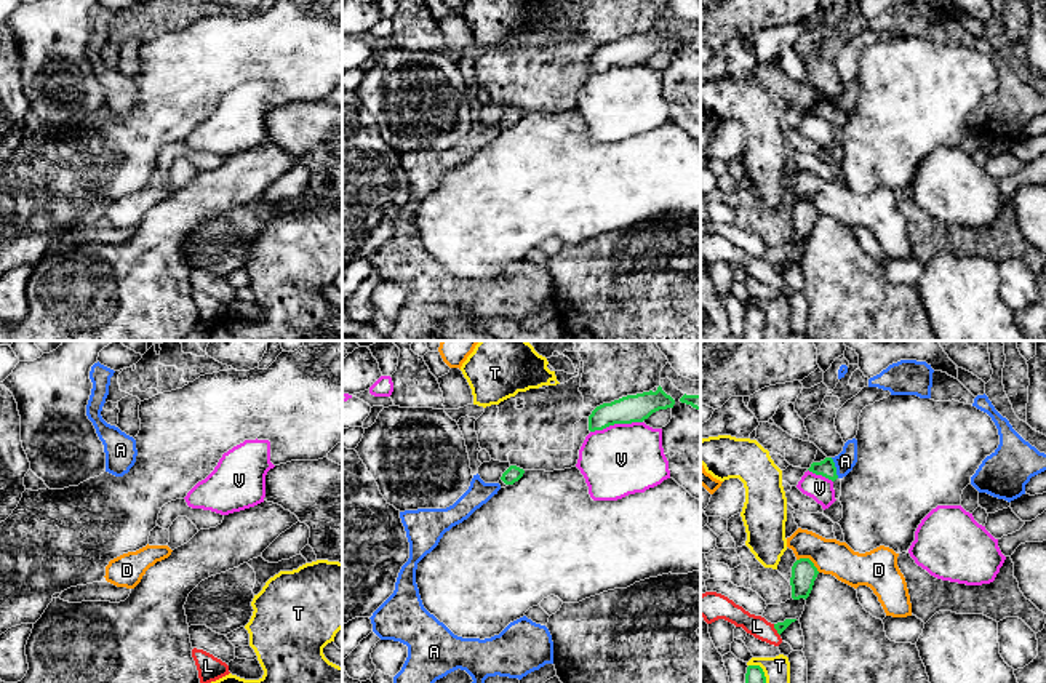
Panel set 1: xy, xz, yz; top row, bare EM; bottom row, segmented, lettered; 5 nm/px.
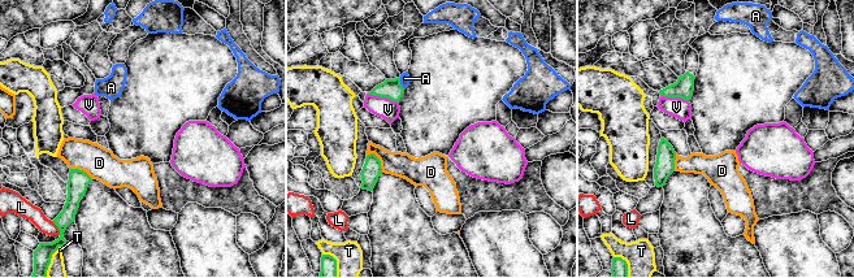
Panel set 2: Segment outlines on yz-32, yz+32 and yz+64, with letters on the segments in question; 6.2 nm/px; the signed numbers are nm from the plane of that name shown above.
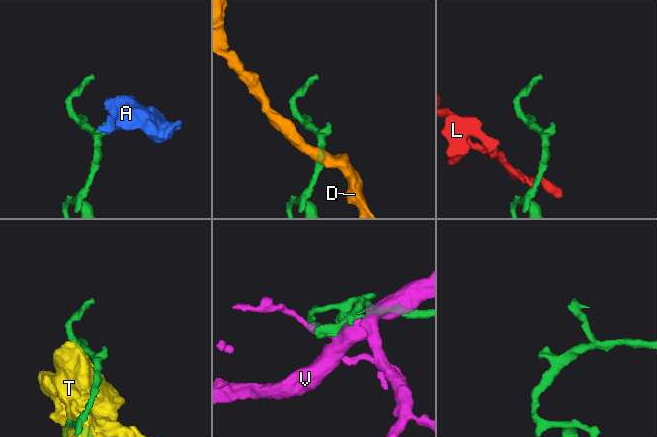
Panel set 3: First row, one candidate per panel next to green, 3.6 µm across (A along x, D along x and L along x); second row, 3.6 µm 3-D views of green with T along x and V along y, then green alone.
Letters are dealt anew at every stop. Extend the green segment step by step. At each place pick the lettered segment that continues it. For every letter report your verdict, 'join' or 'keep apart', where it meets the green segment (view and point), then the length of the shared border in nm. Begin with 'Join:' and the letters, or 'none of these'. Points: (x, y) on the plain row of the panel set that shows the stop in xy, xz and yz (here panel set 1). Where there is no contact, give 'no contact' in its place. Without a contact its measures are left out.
Join: none of these
A: keep apart; meets green in yz at (835, 109); contact 110 nm long
D: keep apart; meets green in yz at (810, 202); contact 140 nm long
L: keep apart; meets green in yz at (776, 271); contact 70 nm long
T: keep apart; meets green in yz at (765, 319); contact 190 nm long
V: keep apart; meets green in xz at (616, 64); contact 280 nm long

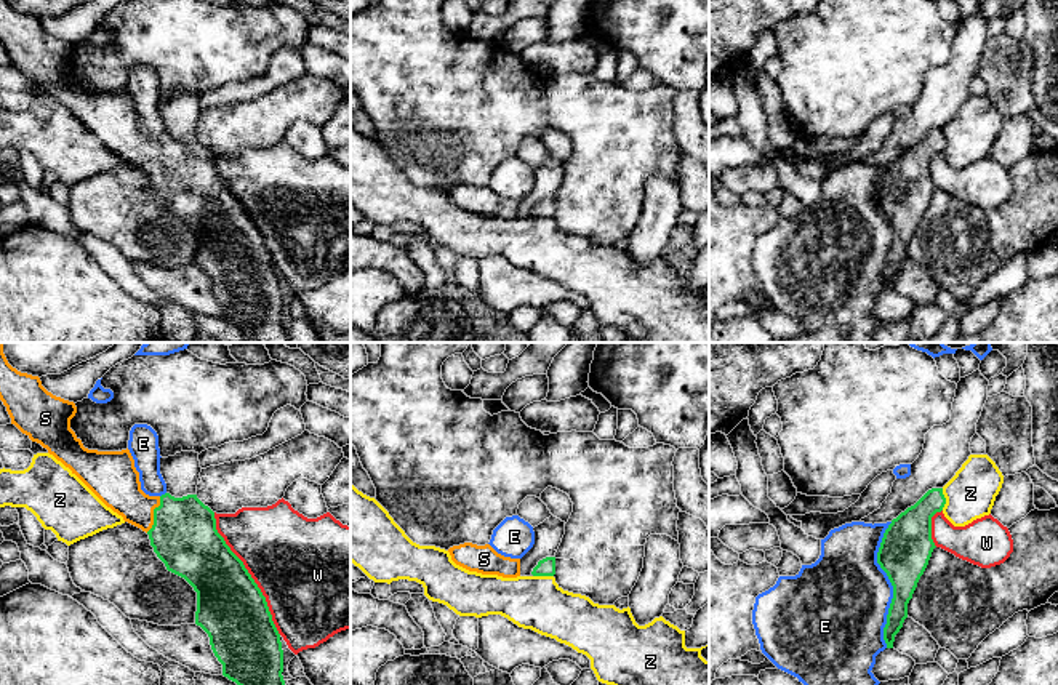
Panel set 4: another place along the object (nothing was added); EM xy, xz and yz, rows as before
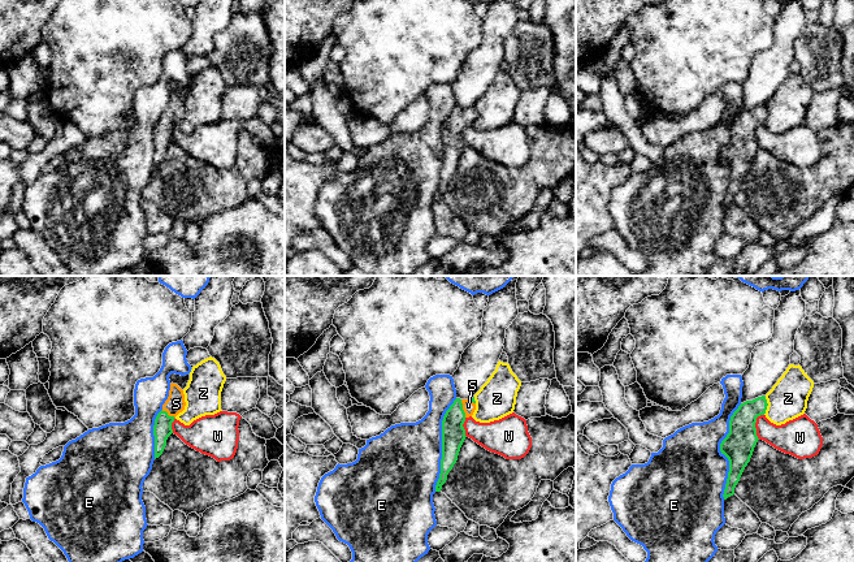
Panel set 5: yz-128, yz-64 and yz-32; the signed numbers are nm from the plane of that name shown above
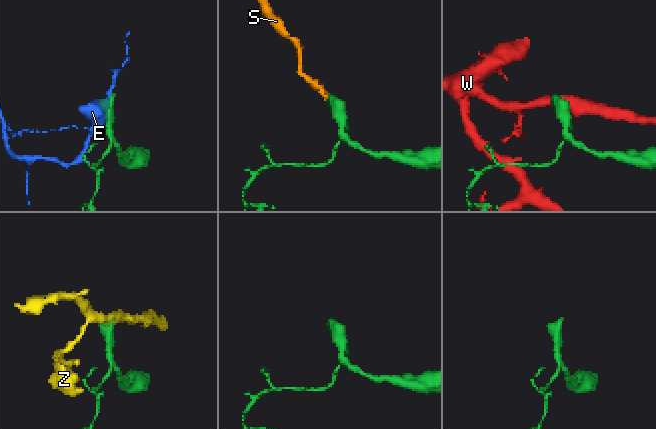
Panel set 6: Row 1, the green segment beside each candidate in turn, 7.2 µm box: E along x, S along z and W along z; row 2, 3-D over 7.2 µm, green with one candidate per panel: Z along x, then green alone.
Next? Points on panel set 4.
Join: S
E: keep apart; meets green in yz at (892, 226); contact 650 nm long
S: join; meets green in xy at (154, 156); contact 200 nm long
W: keep apart; meets green in xy at (248, 215); contact 700 nm long
Z: keep apart; meets green in yz at (945, 141); contact 110 nm long

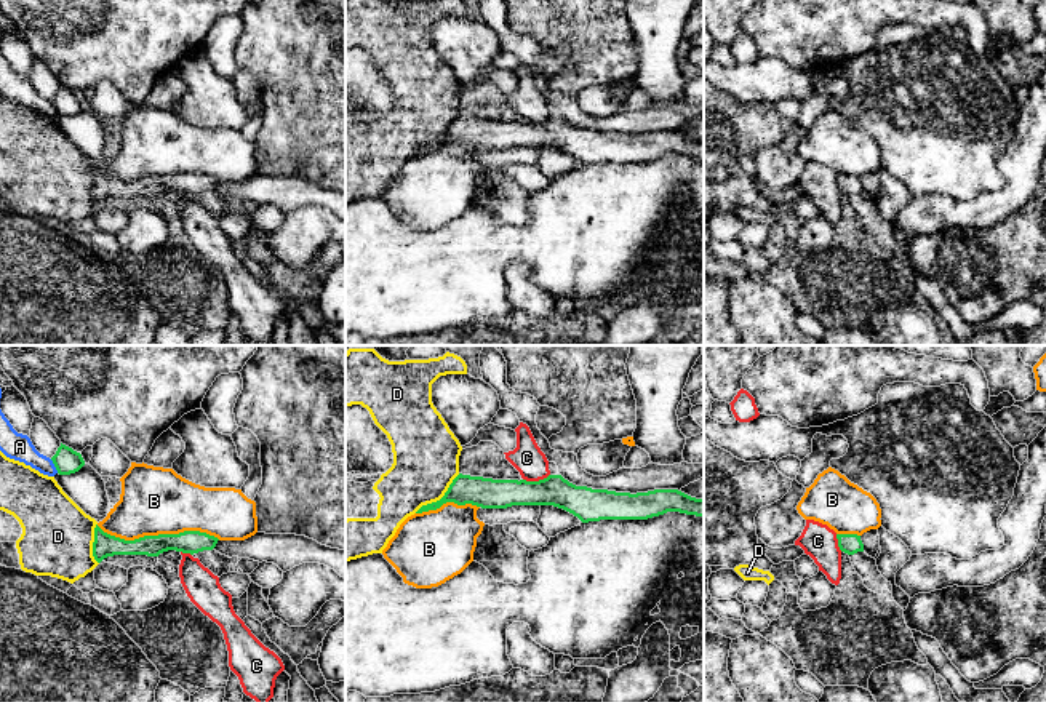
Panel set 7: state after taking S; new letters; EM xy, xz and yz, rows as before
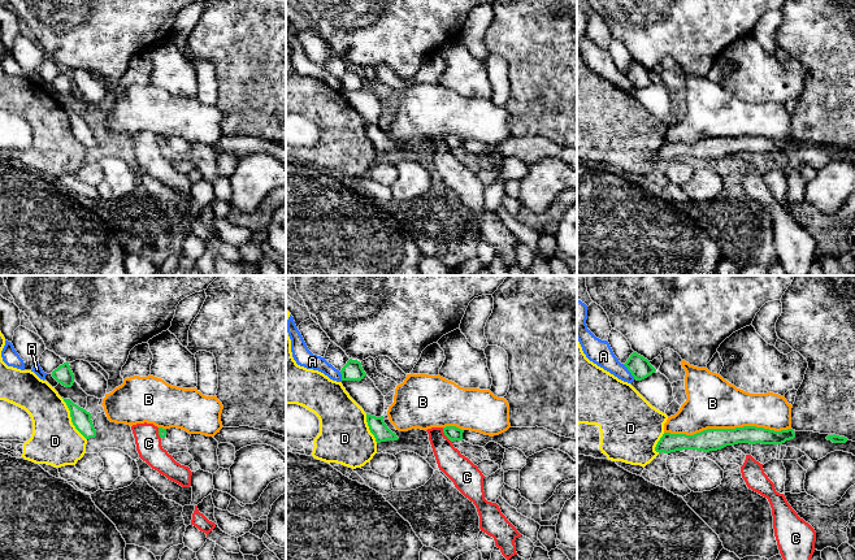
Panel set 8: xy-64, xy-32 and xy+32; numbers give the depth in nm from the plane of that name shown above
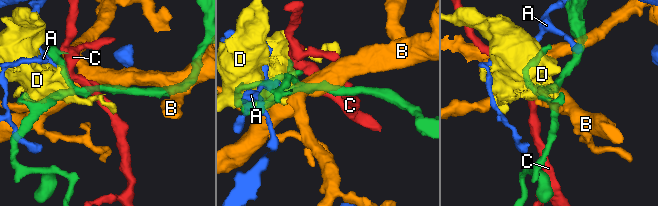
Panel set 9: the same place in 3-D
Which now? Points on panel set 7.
Join: none of these
A: keep apart; meets green in xy at (55, 107); contact 80 nm long
B: keep apart; meets green in xy at (159, 176); contact 650 nm long
C: keep apart; meets green in xz at (536, 123); contact 140 nm long
D: keep apart; meets green in xz at (440, 141); contact 300 nm long

